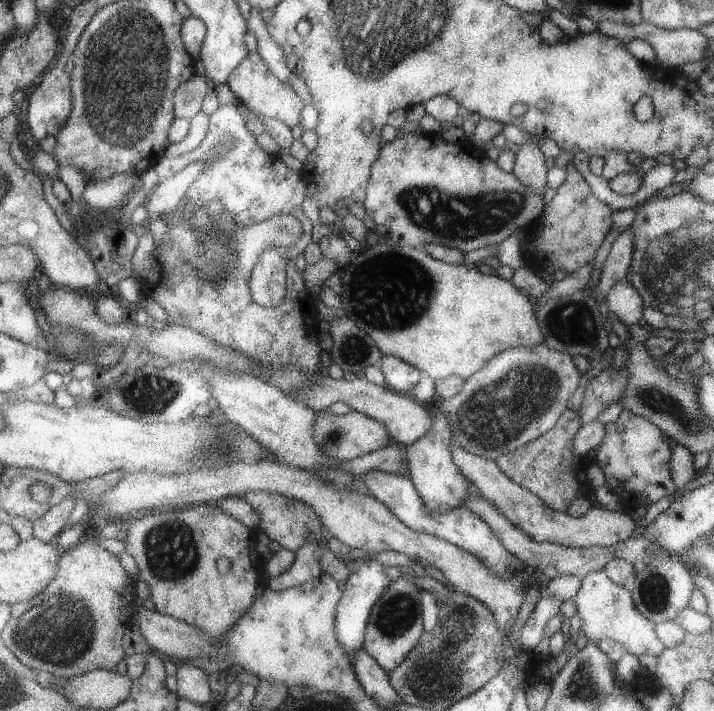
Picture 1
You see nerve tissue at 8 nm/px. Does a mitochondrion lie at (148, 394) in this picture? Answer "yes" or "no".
yes

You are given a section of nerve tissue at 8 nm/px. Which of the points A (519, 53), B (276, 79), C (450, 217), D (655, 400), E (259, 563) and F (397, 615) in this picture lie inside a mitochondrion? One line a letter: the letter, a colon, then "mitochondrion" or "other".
A: other
B: other
C: mitochondrion
D: mitochondrion
E: other
F: mitochondrion

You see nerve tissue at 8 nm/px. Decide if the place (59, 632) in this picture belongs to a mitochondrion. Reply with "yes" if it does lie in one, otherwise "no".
yes

